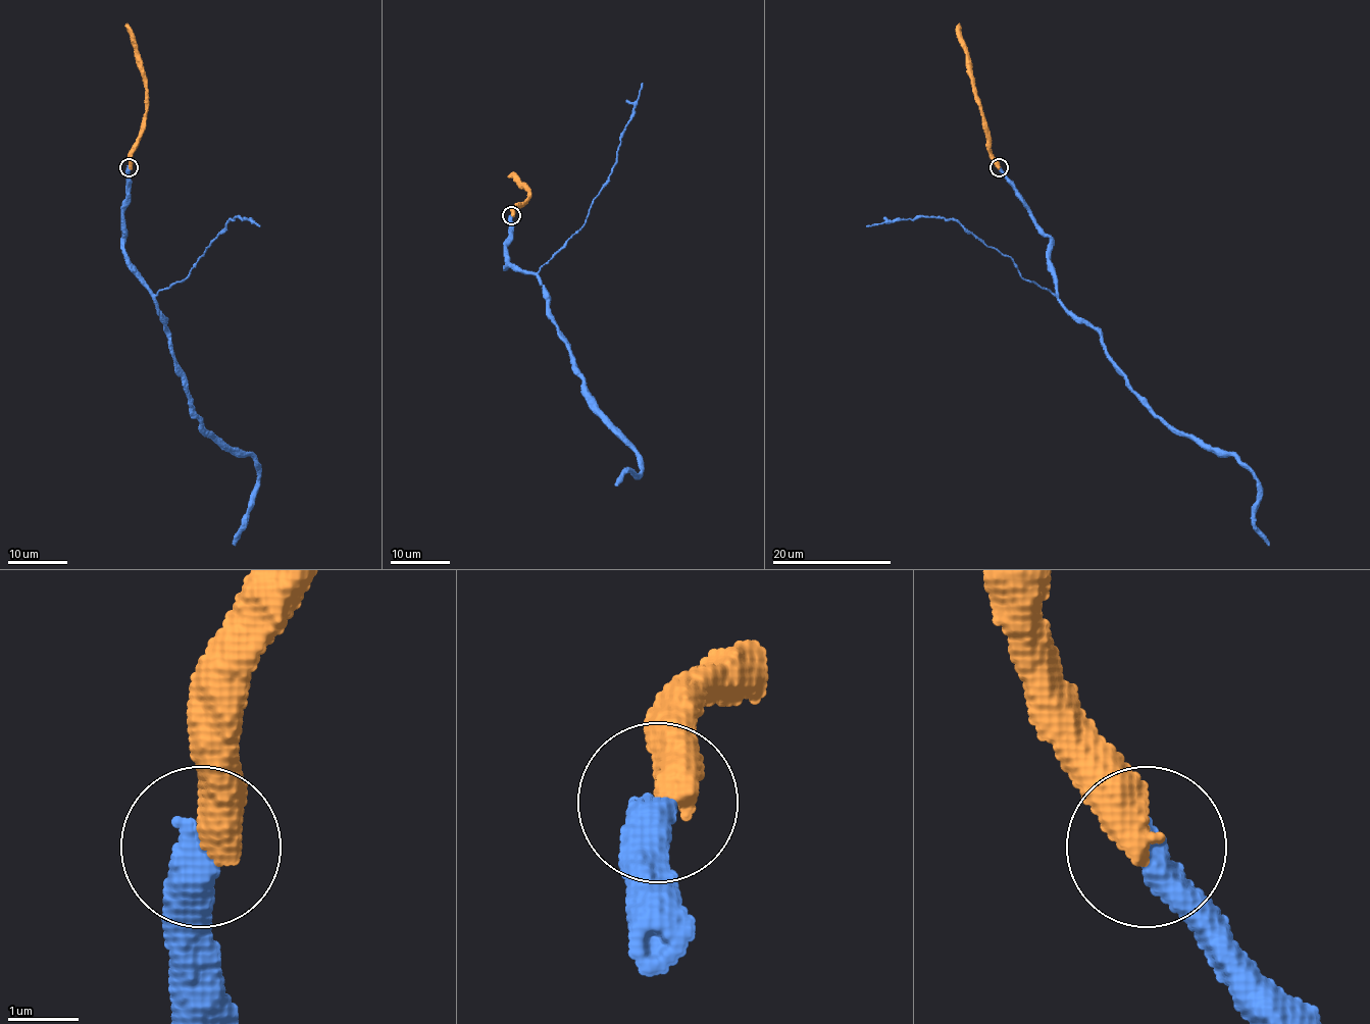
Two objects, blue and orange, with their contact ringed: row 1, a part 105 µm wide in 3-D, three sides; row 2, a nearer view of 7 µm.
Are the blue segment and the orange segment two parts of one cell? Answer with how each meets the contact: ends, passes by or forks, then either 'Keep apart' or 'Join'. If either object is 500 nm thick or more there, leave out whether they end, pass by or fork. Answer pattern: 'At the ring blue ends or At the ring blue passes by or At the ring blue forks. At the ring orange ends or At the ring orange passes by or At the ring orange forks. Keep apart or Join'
Join

